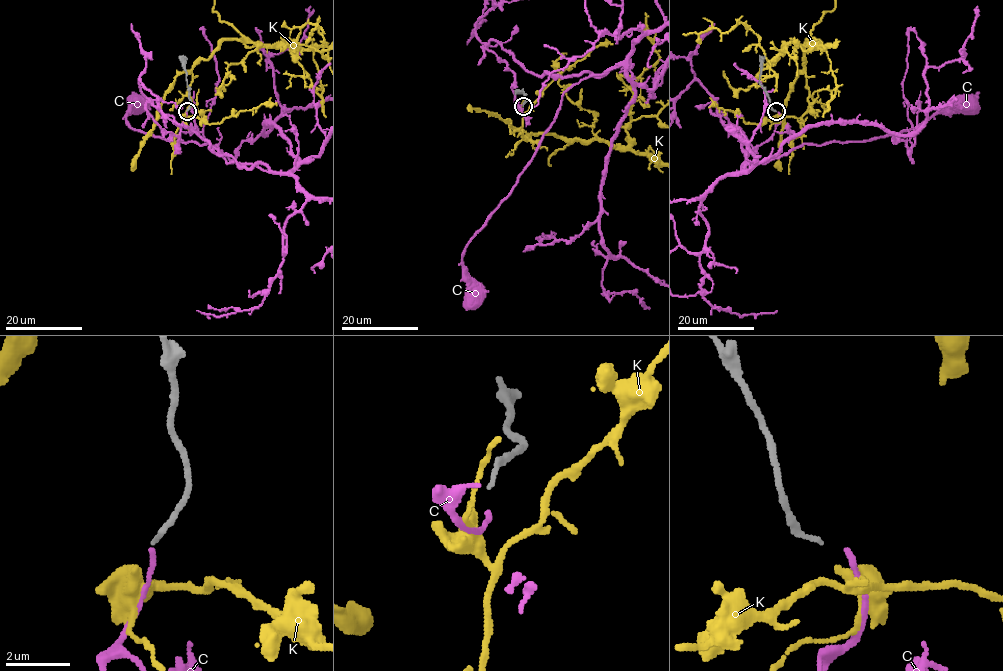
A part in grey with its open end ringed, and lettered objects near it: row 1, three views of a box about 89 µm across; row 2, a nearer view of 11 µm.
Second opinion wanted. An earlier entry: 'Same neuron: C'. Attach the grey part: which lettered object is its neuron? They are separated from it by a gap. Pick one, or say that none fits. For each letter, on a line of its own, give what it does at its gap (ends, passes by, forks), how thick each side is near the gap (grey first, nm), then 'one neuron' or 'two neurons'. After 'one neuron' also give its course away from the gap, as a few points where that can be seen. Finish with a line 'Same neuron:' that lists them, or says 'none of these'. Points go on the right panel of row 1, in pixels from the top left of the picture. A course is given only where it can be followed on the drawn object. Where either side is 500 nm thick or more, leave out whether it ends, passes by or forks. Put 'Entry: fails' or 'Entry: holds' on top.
Entry: holds
C: it ends | 130/160 nm | one neuron | via (778, 112), (754, 148), (717, 103), (709, 110), (746, 138), (742, 168), (805, 144), (898, 134), (965, 100)
K: it ends | 130/400 nm | two neurons
Same neuron: C

